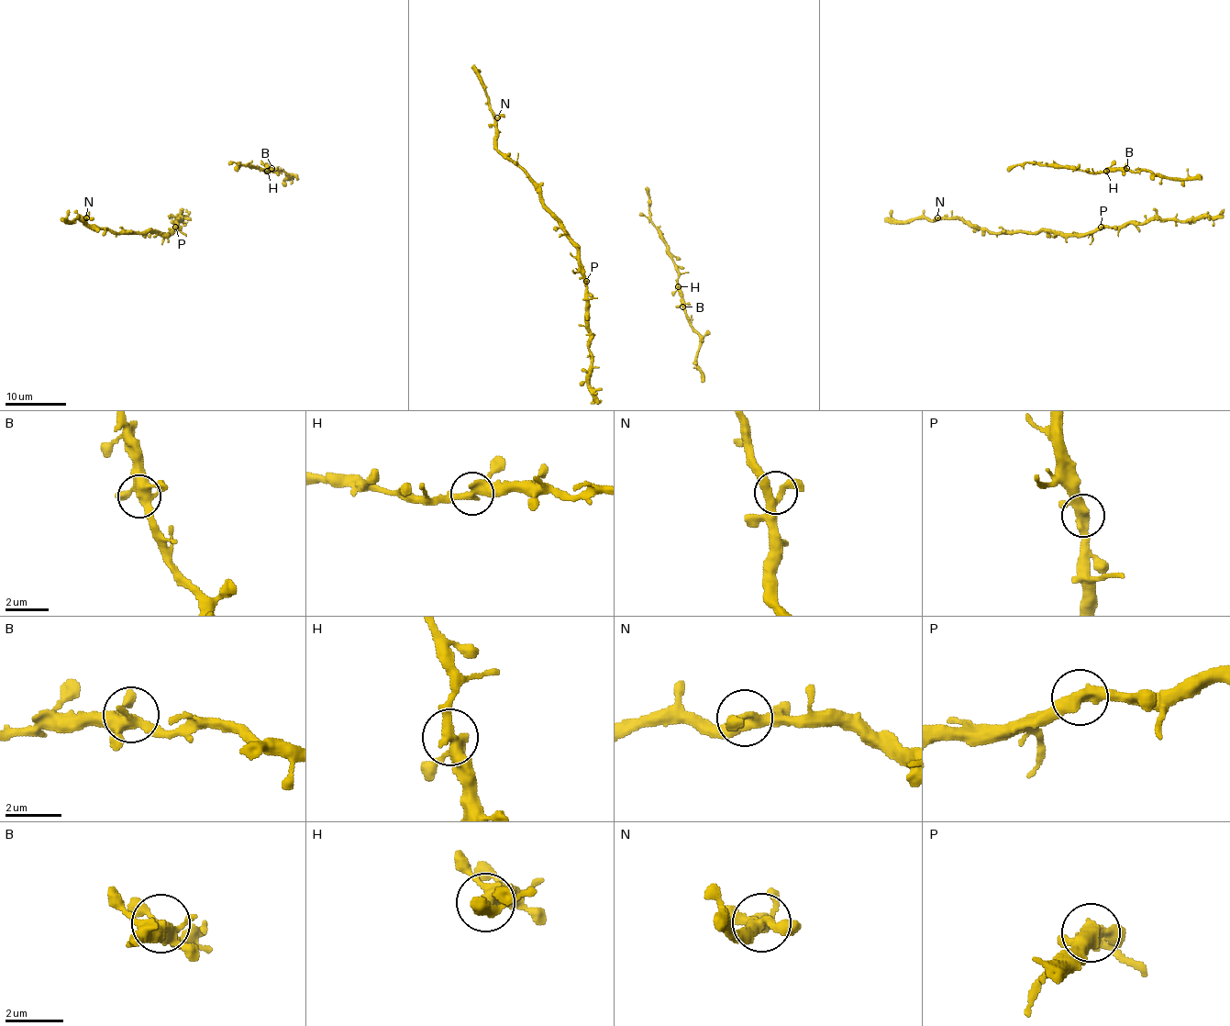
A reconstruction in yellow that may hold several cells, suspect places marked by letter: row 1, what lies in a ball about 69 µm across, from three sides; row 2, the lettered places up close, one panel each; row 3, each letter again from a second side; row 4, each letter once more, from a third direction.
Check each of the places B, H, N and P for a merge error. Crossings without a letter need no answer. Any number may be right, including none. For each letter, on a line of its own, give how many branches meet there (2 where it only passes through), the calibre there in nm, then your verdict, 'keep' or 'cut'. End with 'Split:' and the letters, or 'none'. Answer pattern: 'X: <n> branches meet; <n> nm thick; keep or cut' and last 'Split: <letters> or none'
B: 5 branches meet; 400 nm thick; keep
H: 3 branches meet; 360 nm thick; keep
N: 3 branches meet; 320 nm thick; keep
P: 3 branches meet; 400 nm thick; keep
Split: none

